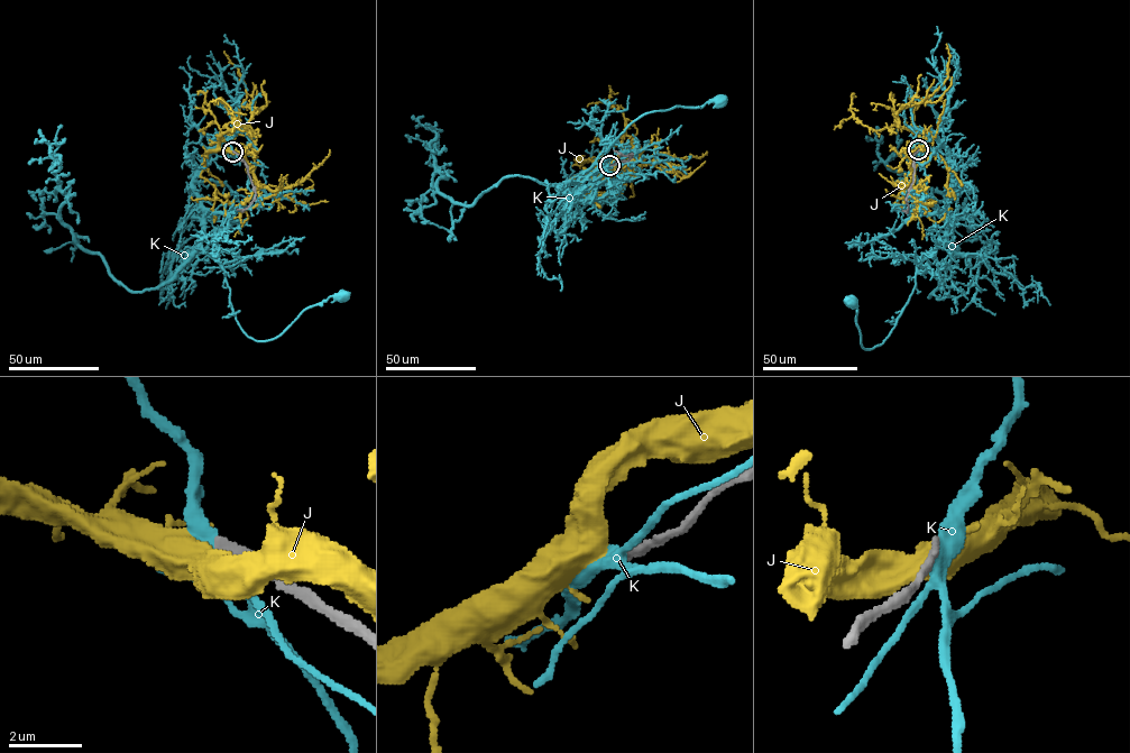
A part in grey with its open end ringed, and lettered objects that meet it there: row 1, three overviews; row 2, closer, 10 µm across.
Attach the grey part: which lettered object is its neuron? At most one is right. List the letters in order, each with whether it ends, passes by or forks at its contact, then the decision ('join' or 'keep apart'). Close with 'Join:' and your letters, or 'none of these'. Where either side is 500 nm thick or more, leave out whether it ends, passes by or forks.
J: keep apart
K: it forks | keep apart
Join: none of these

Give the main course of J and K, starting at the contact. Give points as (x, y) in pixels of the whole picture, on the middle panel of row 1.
J: (611, 165), (596, 172), (597, 161), (611, 145), (627, 145), (622, 193), (602, 192)
K: (611, 165), (585, 194), (569, 196), (579, 194), (578, 177), (605, 161), (613, 143), (643, 115), (718, 102)

